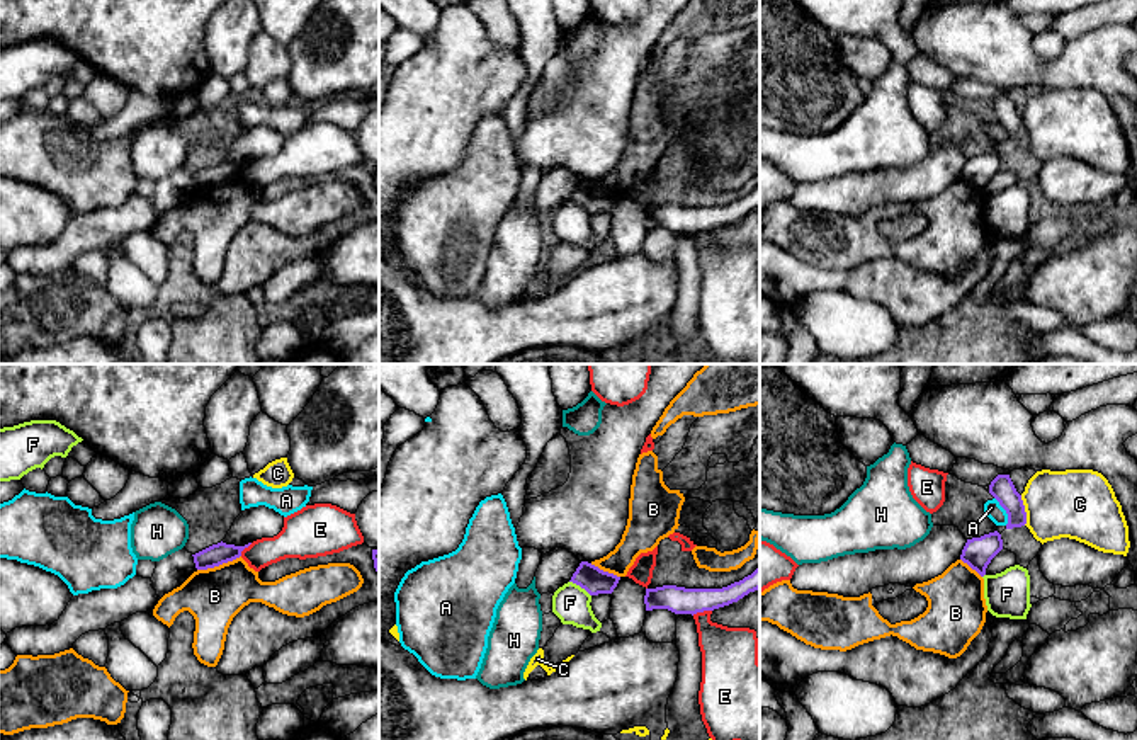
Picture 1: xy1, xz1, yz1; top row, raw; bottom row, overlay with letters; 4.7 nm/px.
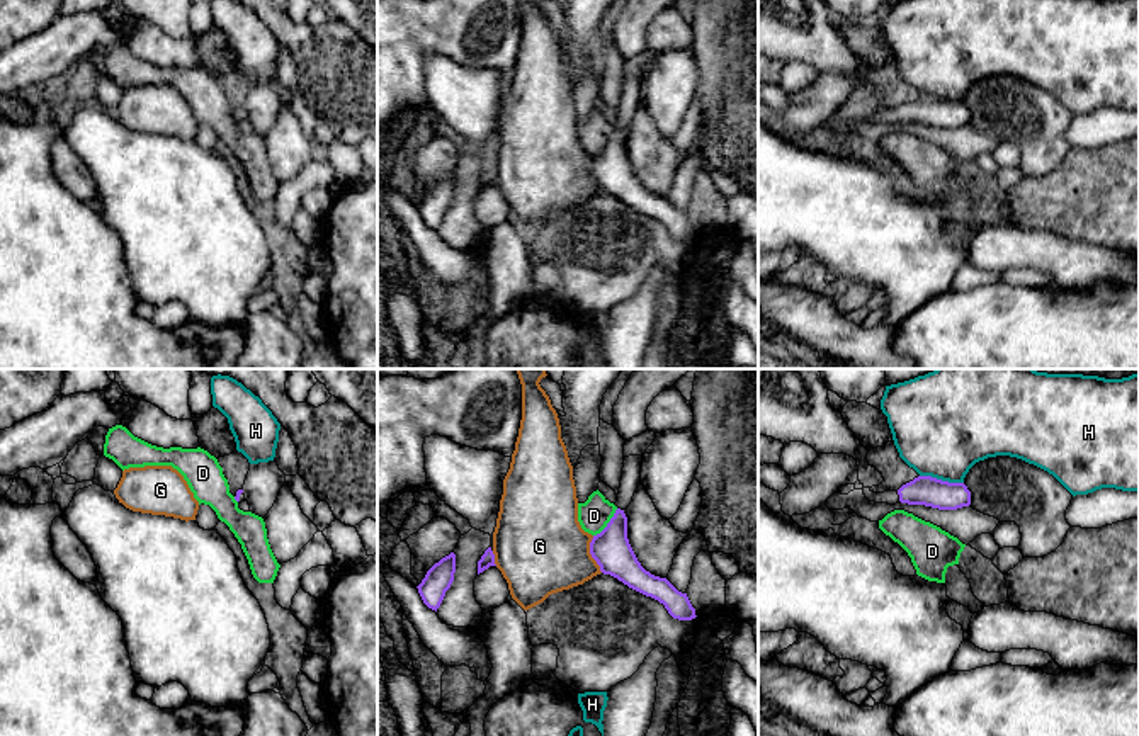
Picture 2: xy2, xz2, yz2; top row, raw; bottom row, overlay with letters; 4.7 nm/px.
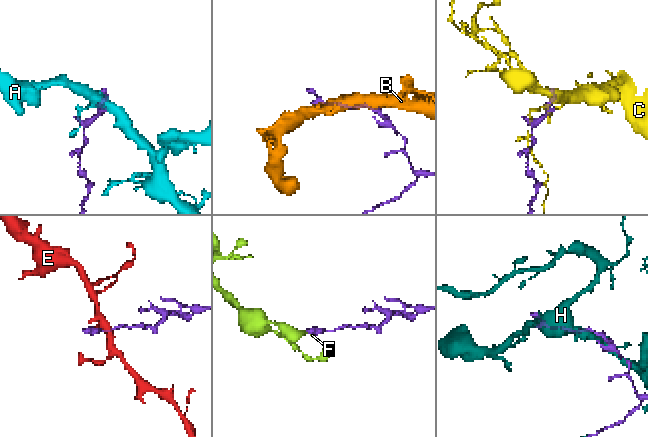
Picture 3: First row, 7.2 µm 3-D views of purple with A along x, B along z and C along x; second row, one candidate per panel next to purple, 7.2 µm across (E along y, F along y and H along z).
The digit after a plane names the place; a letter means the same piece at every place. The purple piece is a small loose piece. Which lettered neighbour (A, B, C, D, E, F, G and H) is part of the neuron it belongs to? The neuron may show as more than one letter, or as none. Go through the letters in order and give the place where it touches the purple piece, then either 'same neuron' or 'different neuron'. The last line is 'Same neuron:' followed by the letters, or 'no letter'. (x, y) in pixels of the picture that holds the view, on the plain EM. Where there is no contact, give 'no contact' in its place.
A: yz1 (1005, 128) | different neuron
B: xy1 (218, 184) | different neuron
C: yz1 (1023, 130) | different neuron
D: xz2 (607, 143) | different neuron
E: xz1 (701, 230) | different neuron
F: xz1 (580, 204) | different neuron
G: xz2 (590, 172) | different neuron
H: yz2 (940, 99) | different neuron
Same neuron: no letter

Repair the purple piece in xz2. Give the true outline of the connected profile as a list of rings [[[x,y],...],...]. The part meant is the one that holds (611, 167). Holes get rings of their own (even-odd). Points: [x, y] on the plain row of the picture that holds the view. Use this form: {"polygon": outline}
{"polygon": [[[643,75],[624,76],[622,99],[615,121],[617,129],[607,146],[593,155],[590,173],[604,194],[610,194],[629,207],[658,219],[673,238],[692,240],[697,235],[687,212],[678,211],[666,197],[646,190],[627,158],[627,136],[624,129],[631,124],[641,104],[641,80]]]}

